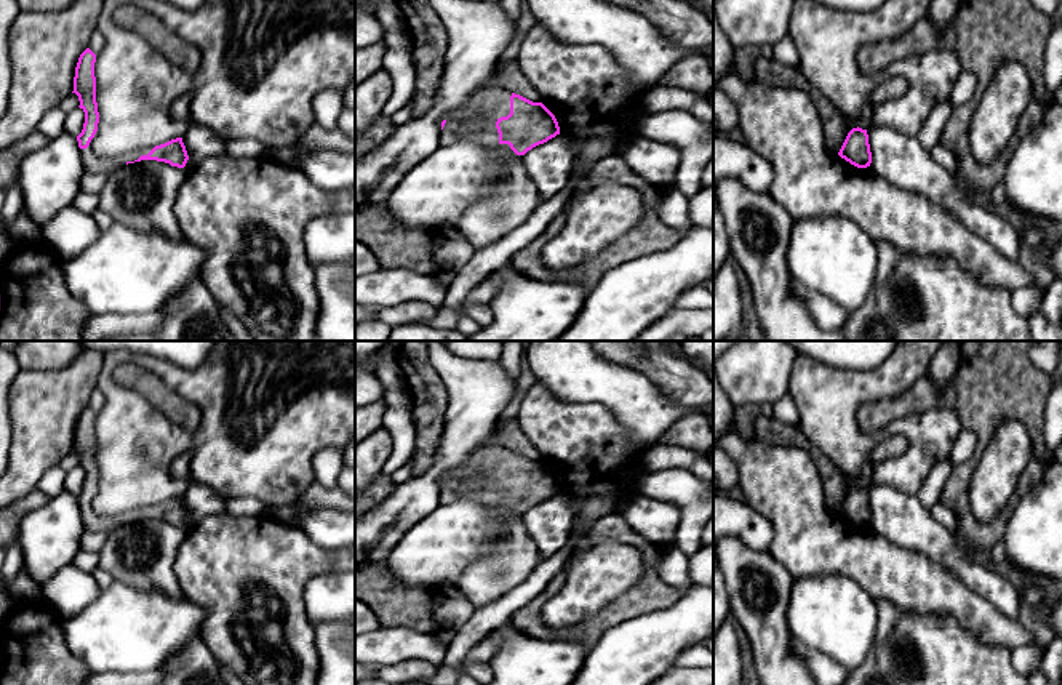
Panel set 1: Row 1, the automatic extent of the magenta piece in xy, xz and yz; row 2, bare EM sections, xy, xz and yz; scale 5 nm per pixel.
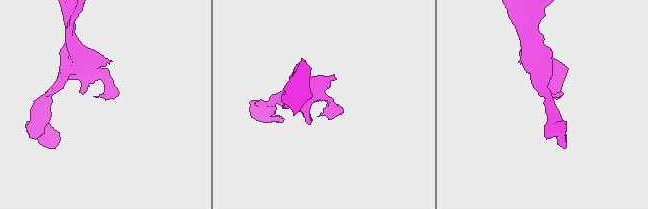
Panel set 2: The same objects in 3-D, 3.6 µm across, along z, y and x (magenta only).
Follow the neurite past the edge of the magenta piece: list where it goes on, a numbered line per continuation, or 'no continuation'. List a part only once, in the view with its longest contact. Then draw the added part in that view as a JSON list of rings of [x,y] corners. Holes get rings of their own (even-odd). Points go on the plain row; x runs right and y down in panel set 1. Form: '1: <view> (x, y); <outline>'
1: xz (490, 458); [[[485,445],[473,451],[464,463],[464,469],[477,469],[493,474],[494,477],[510,472],[512,450],[497,445]]]

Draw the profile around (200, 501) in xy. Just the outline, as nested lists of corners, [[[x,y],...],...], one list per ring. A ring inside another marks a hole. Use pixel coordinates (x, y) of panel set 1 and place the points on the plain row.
[[[192,482],[182,495],[189,519],[184,525],[189,530],[198,520],[224,511],[226,501],[210,487]]]

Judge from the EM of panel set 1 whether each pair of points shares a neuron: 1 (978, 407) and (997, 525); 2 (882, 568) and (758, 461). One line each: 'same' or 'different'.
1: same
2: same

